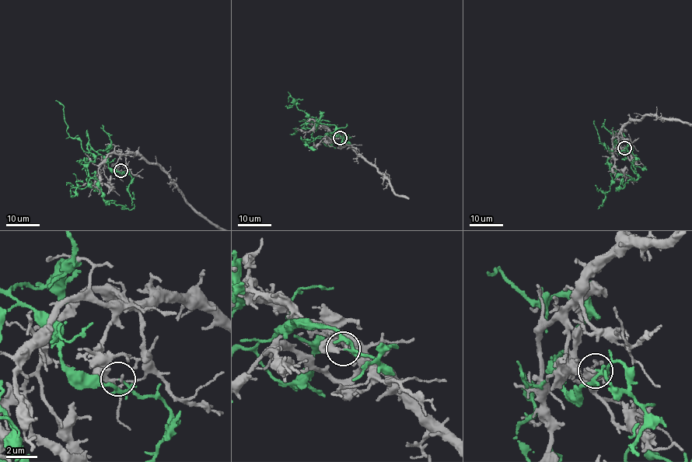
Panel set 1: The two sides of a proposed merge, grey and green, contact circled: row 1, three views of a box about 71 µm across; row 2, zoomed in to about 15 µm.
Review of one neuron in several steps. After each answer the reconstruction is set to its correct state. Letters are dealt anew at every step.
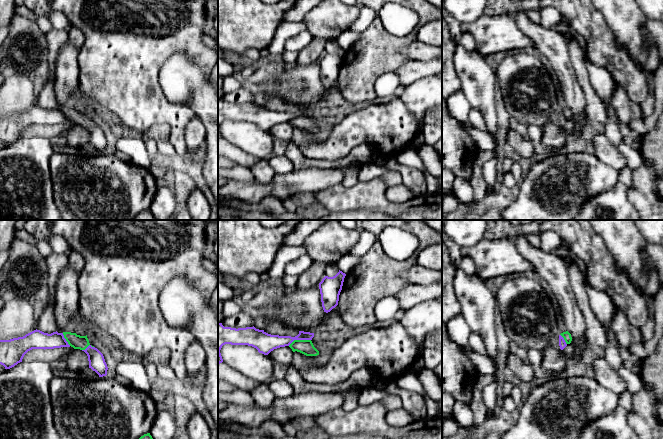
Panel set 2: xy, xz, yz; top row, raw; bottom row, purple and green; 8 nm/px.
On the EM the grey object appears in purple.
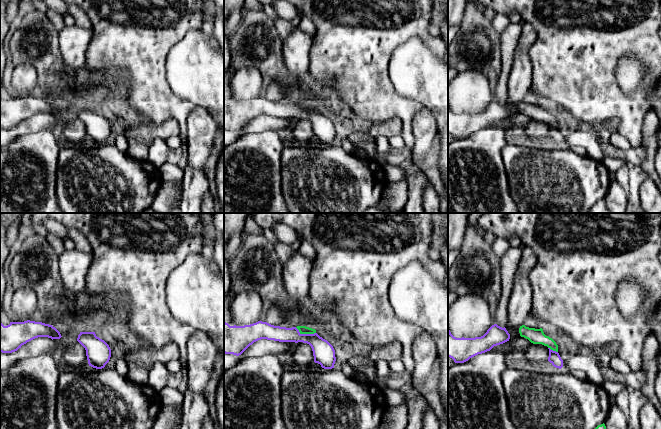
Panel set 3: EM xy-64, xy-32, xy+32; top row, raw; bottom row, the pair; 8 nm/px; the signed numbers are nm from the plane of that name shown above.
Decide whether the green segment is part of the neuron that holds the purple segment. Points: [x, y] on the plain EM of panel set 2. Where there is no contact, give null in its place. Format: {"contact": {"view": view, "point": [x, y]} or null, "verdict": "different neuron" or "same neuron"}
{"contact": {"view": "xz", "point": [299, 115]}, "verdict": "different neuron"}

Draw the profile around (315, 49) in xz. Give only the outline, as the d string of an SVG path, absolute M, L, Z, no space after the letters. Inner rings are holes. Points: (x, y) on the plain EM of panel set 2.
M313 37L312 41L301 51L299 51L297 63L309 64L318 61L325 53L326 40Z

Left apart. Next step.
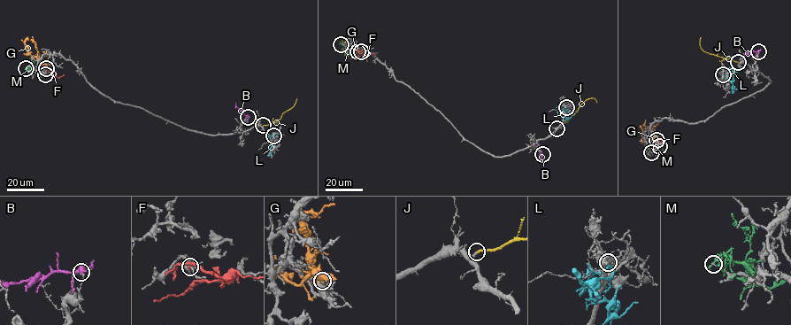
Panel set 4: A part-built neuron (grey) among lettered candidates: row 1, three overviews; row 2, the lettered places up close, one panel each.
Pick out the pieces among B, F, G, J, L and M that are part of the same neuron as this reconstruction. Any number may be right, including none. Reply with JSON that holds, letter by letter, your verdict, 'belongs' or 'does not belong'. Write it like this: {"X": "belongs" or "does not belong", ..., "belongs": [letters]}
{"B": "does not belong", "F": "does not belong", "G": "does not belong", "J": "belongs", "L": "does not belong", "M": "does not belong", "belongs": ["J"]}

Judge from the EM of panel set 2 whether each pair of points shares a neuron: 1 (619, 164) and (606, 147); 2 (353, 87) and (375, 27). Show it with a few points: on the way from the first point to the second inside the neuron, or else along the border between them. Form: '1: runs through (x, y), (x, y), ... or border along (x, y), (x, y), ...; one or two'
1: runs through (616, 160), (607, 151); one
2: runs through (359, 72), (361, 67), (375, 53), (375, 42); one

